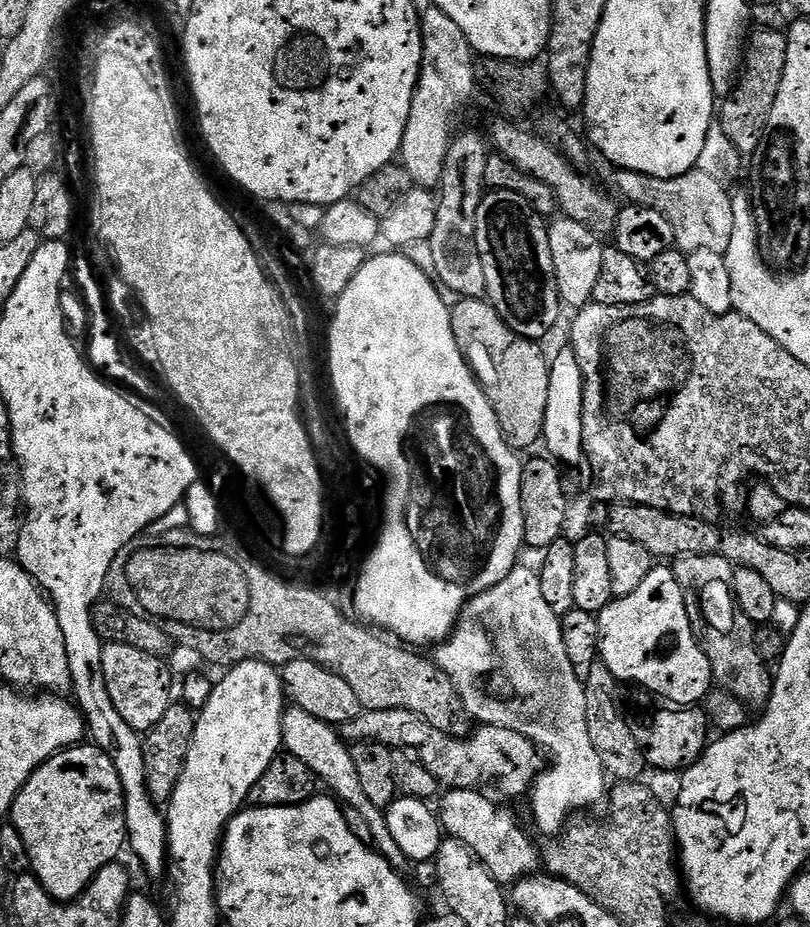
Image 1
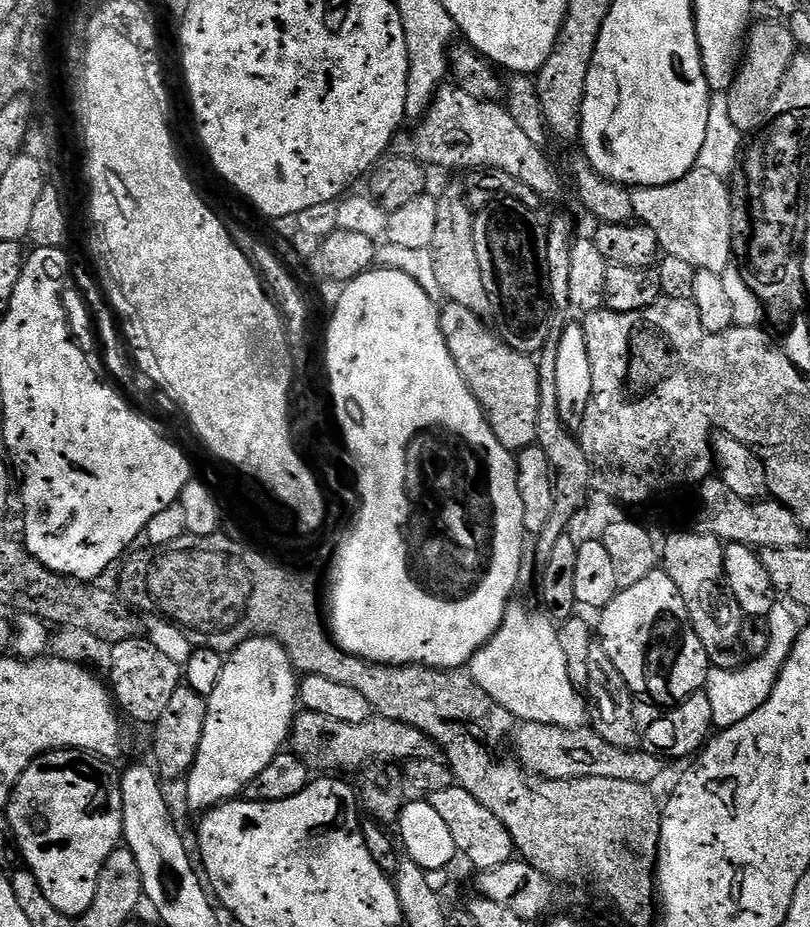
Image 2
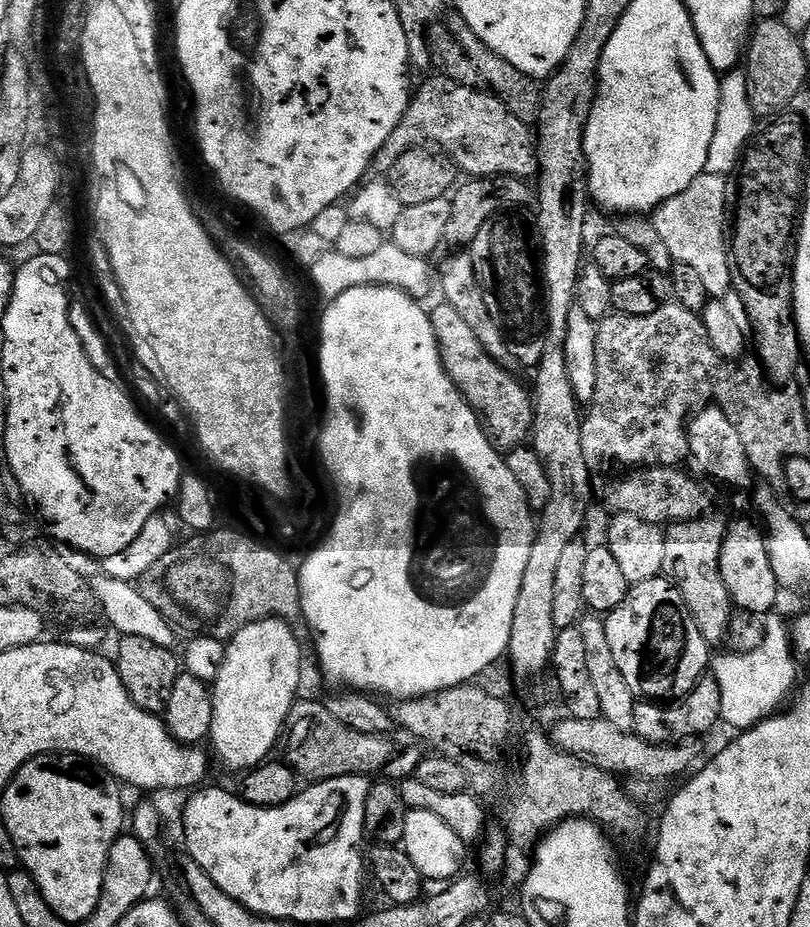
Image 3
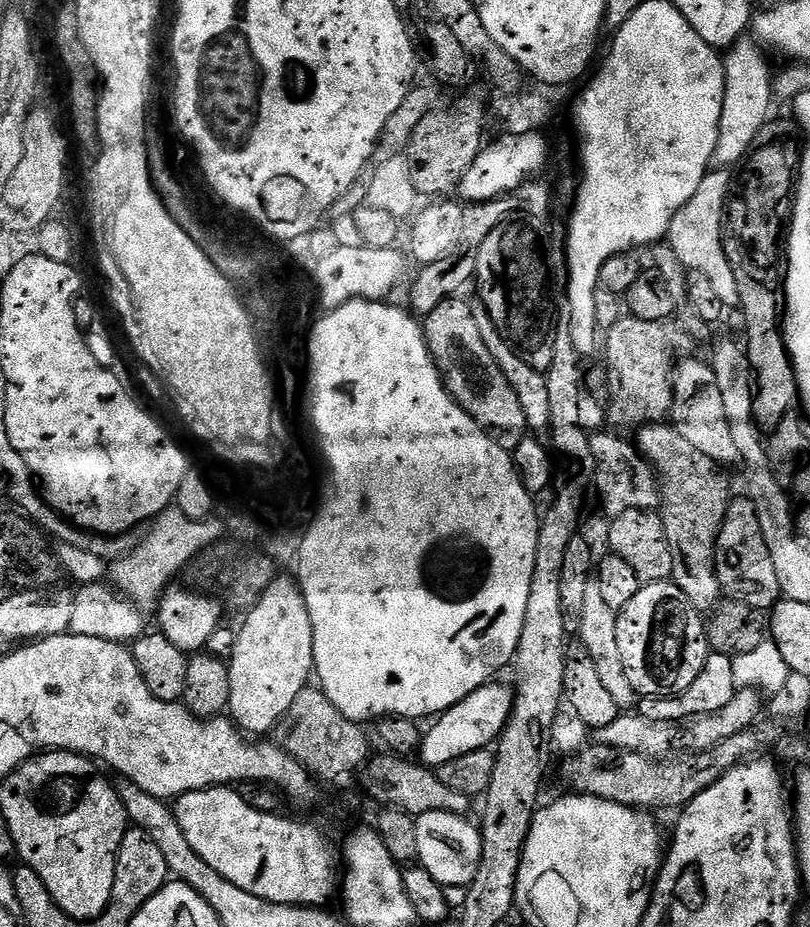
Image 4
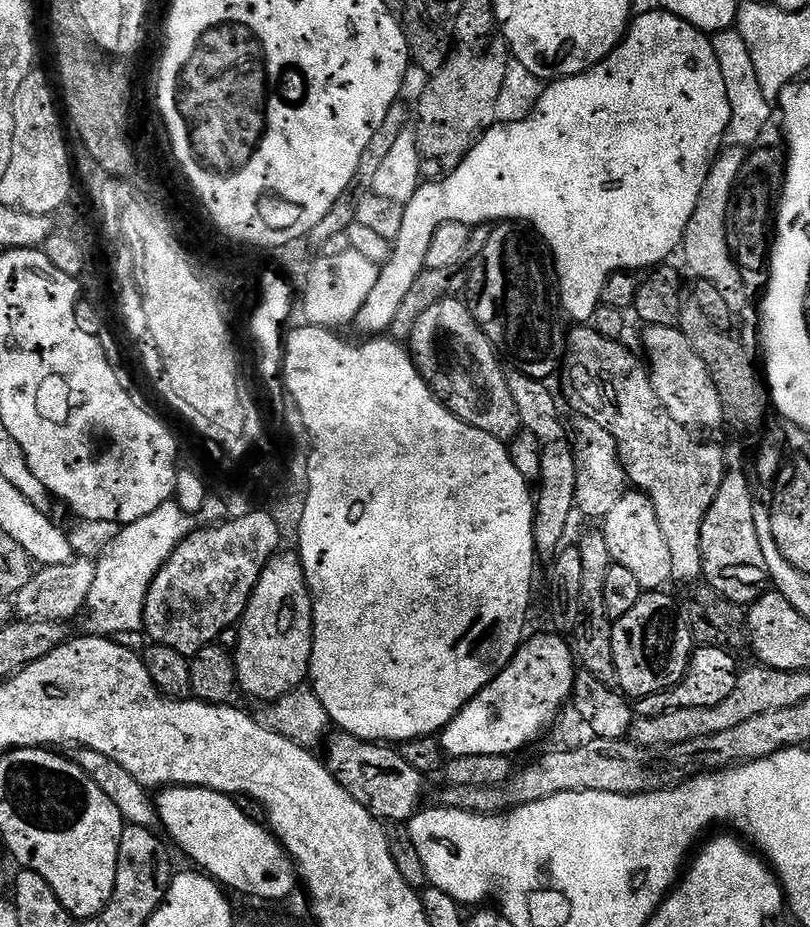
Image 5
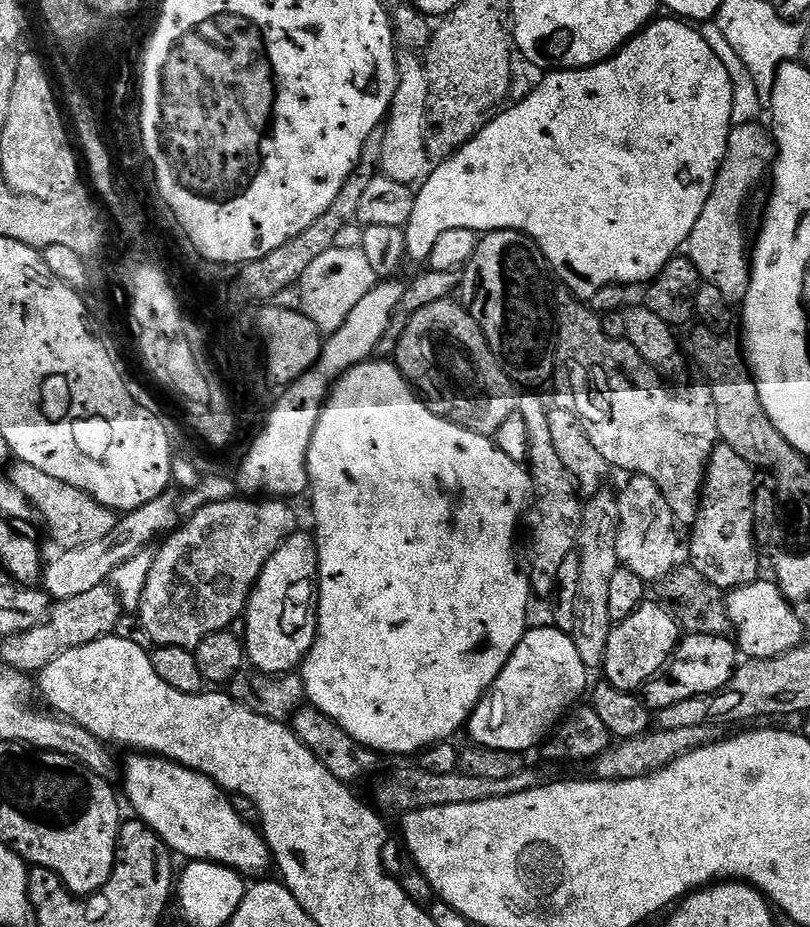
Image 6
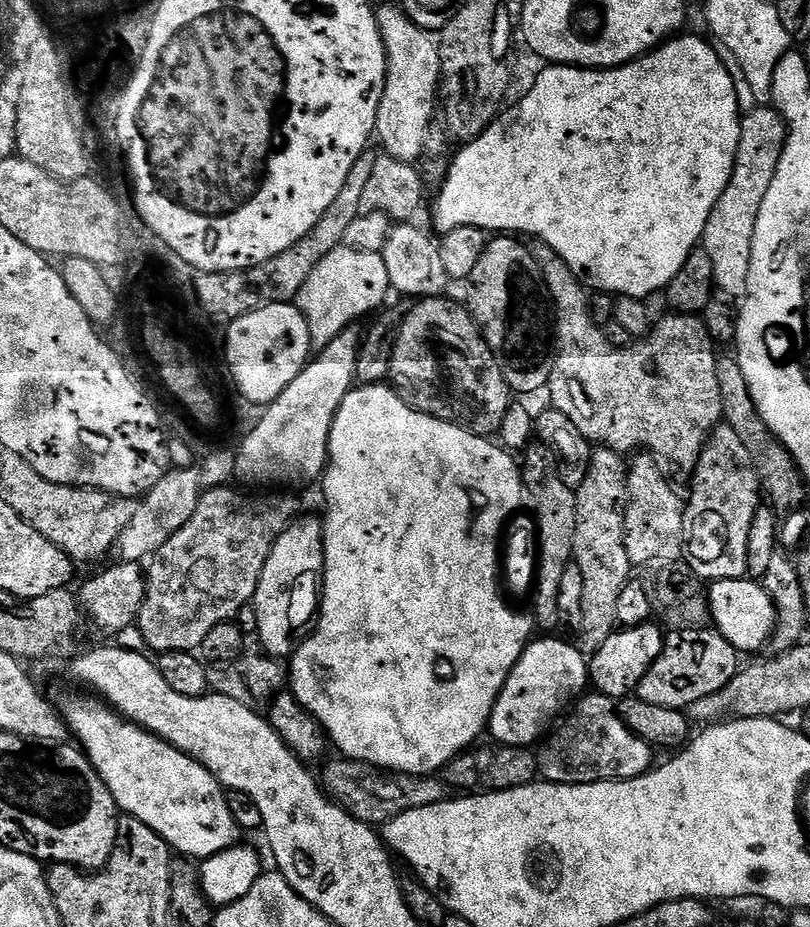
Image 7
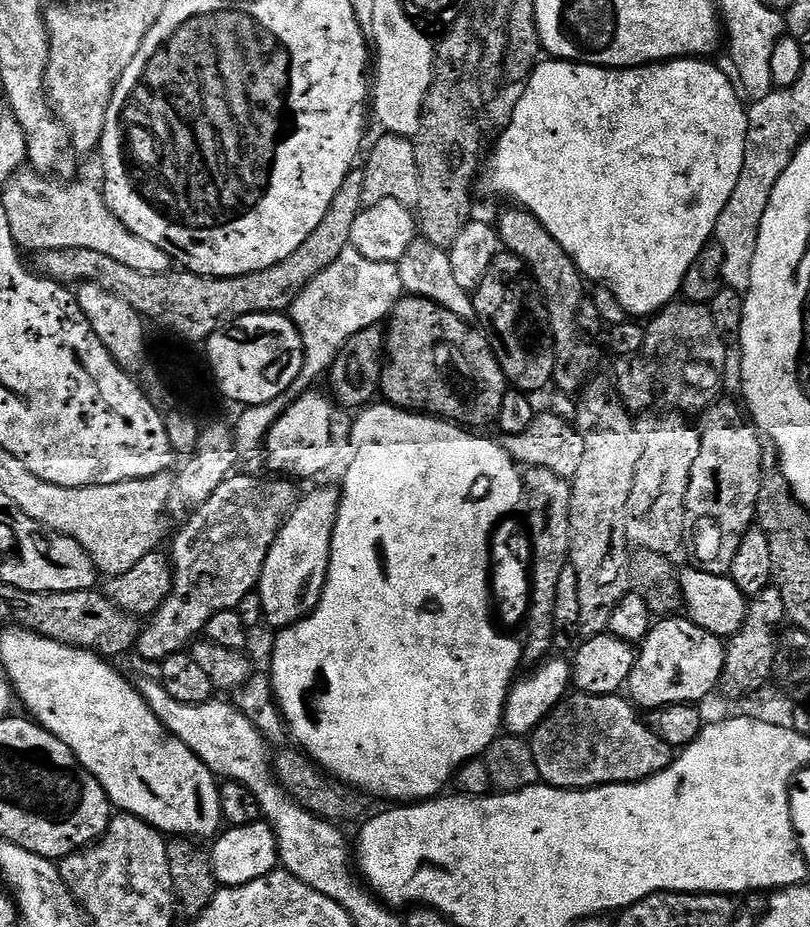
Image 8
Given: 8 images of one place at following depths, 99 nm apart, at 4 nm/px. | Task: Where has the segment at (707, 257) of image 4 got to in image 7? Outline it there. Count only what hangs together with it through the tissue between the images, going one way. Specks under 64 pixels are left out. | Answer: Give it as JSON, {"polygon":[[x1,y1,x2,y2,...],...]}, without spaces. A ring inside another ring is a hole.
{"polygon":[[757,106,743,113,734,170,722,198,718,198,714,210,710,210,702,241,704,252,710,254,710,266,714,266,715,287,719,291,721,288,725,297,743,298,748,292,750,254,758,210,762,210,762,198,766,198,766,190,770,190,770,182,774,182,774,174,778,170,786,141,788,126,775,108]]}

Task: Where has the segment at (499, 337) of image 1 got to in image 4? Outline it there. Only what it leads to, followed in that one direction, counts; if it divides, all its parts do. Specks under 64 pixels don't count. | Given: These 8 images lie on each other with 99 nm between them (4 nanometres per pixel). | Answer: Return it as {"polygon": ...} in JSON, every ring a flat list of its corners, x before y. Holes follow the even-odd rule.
{"polygon":[[464,298,442,302,432,313,423,317,424,338,449,394,498,446,515,453,530,432,526,414,522,412,518,394,514,394,514,386,510,386,506,374,498,370,498,362,490,358,490,350,486,350,486,342,482,342,482,333,478,330,472,310,473,305,467,304]]}

